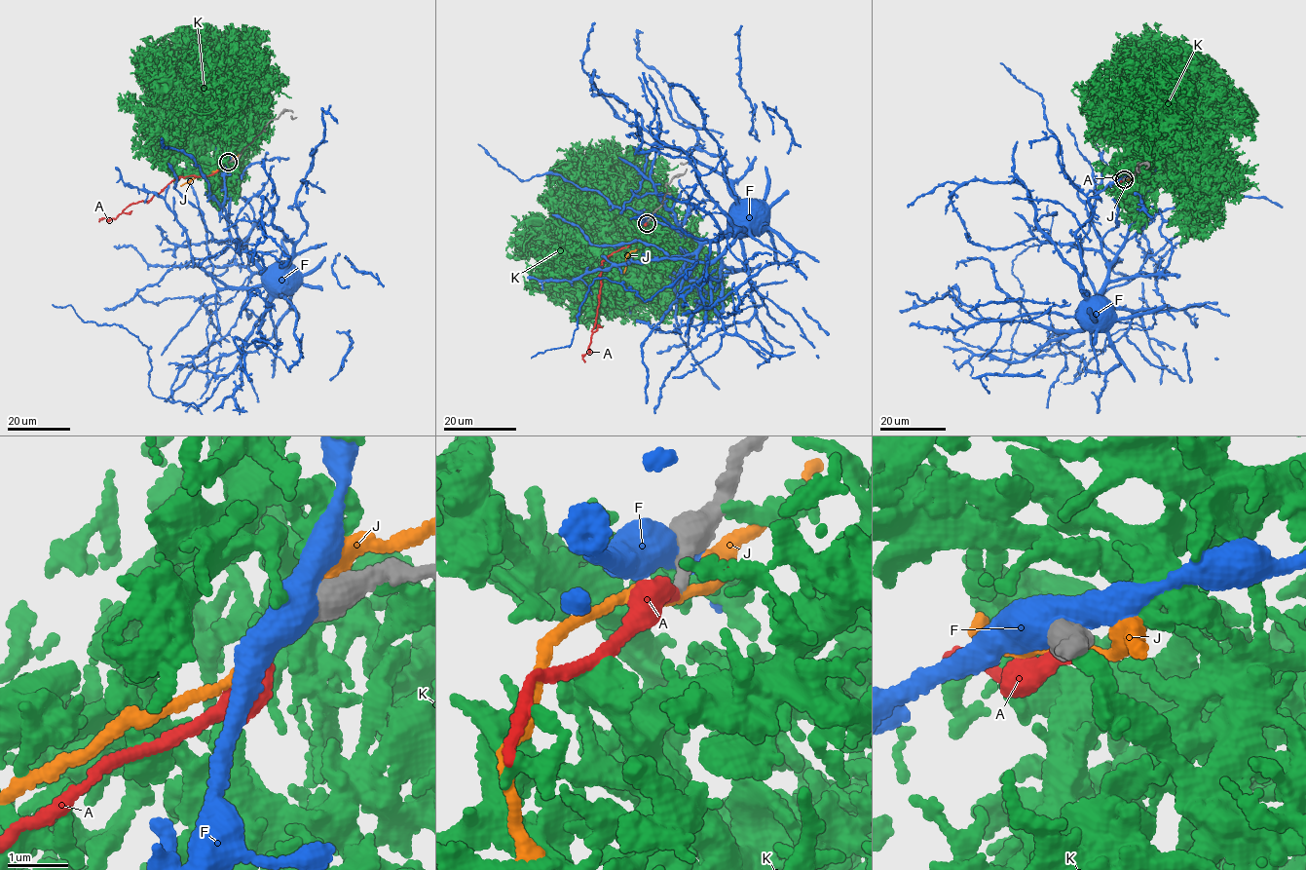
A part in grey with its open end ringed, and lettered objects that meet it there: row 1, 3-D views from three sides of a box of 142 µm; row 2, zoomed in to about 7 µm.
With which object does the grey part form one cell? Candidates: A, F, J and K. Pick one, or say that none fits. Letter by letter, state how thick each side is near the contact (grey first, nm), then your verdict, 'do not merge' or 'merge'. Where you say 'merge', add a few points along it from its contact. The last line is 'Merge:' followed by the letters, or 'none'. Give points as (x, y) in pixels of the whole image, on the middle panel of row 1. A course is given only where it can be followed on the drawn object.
A: calibres 360 and 240 nm; merge
F: calibres 500 and 500 nm; do not merge
J: calibres 360 and 140 nm; do not merge
K: calibres 340 and 240 nm; do not merge
Merge: A

